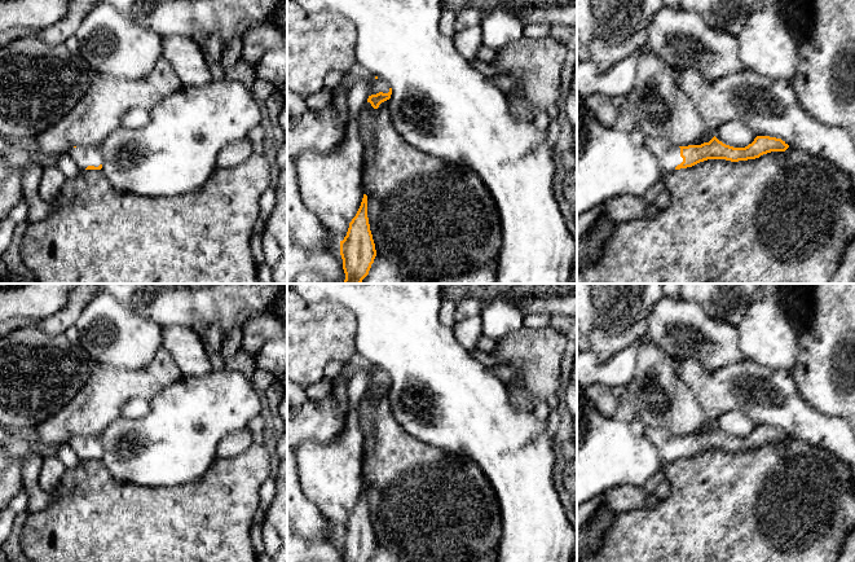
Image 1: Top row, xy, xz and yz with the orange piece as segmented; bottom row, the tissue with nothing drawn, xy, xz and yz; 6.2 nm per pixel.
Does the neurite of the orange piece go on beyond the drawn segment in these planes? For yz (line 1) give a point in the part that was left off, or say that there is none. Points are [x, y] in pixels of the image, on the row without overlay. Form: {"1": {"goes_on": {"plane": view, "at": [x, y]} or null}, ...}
{"1": {"goes_on": {"plane": "yz", "at": [669, 446]}}}

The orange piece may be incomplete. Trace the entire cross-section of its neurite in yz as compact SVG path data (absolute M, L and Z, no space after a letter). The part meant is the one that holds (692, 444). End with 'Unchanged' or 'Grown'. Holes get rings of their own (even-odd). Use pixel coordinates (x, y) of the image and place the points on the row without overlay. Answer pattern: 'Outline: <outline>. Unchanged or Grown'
Outline: M715 426L701 435L678 436L660 427L645 427L644 435L657 447L665 464L692 457L708 449L726 449L731 452L759 448L771 442L785 442L789 435L781 429L757 426L745 438L723 434Z. Grown

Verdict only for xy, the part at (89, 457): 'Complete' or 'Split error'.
Split error

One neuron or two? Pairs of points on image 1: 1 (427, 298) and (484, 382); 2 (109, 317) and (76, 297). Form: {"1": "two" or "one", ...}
{"1": "one", "2": "two"}

